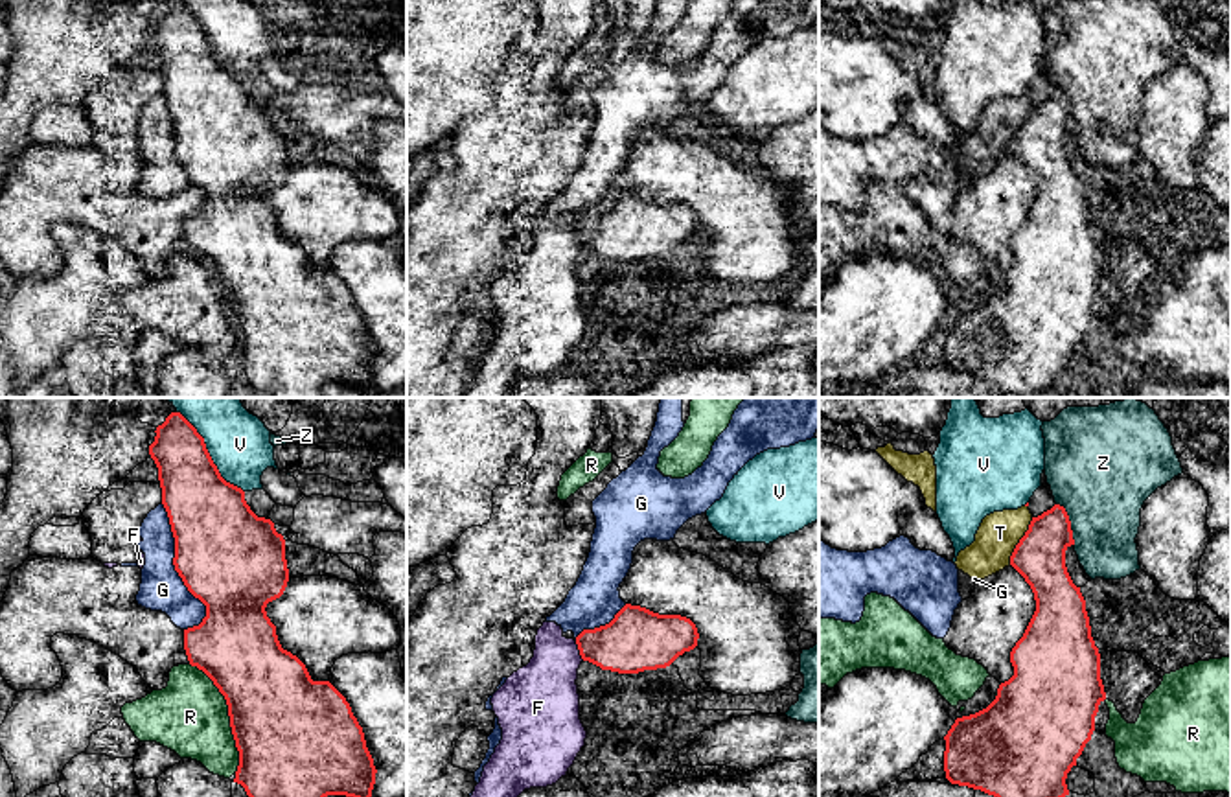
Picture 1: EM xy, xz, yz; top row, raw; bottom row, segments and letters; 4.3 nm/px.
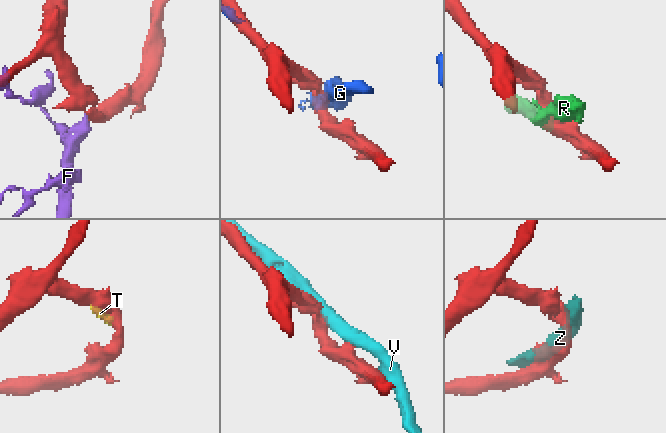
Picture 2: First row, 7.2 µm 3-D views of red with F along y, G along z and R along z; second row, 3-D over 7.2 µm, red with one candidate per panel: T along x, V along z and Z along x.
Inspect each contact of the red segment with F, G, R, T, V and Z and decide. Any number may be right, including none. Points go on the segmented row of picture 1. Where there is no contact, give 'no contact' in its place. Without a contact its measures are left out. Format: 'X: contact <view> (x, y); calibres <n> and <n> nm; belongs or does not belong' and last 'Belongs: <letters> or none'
F: contact xz (578, 648); calibres 280 and 280 nm; does not belong
G: contact xy (175, 569); calibres 440 and 190 nm; does not belong
R: contact xy (229, 715); calibres 460 and 340 nm; does not belong
T: contact yz (1020, 542); calibres 220 and 180 nm; does not belong
V: contact xy (208, 455); calibres 320 and 280 nm; does not belong
Z: contact yz (1069, 523); calibres 220 and 440 nm; does not belong
Belongs: none

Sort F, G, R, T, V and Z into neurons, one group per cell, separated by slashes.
F G / R / T / V / Z

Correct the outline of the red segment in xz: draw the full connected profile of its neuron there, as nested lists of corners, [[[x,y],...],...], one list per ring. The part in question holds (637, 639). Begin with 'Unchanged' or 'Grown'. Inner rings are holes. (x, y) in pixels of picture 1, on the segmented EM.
Unchanged. [[[626,604],[609,624],[583,630],[576,644],[581,659],[602,670],[639,674],[670,666],[694,650],[697,639],[697,628],[686,617]]]

